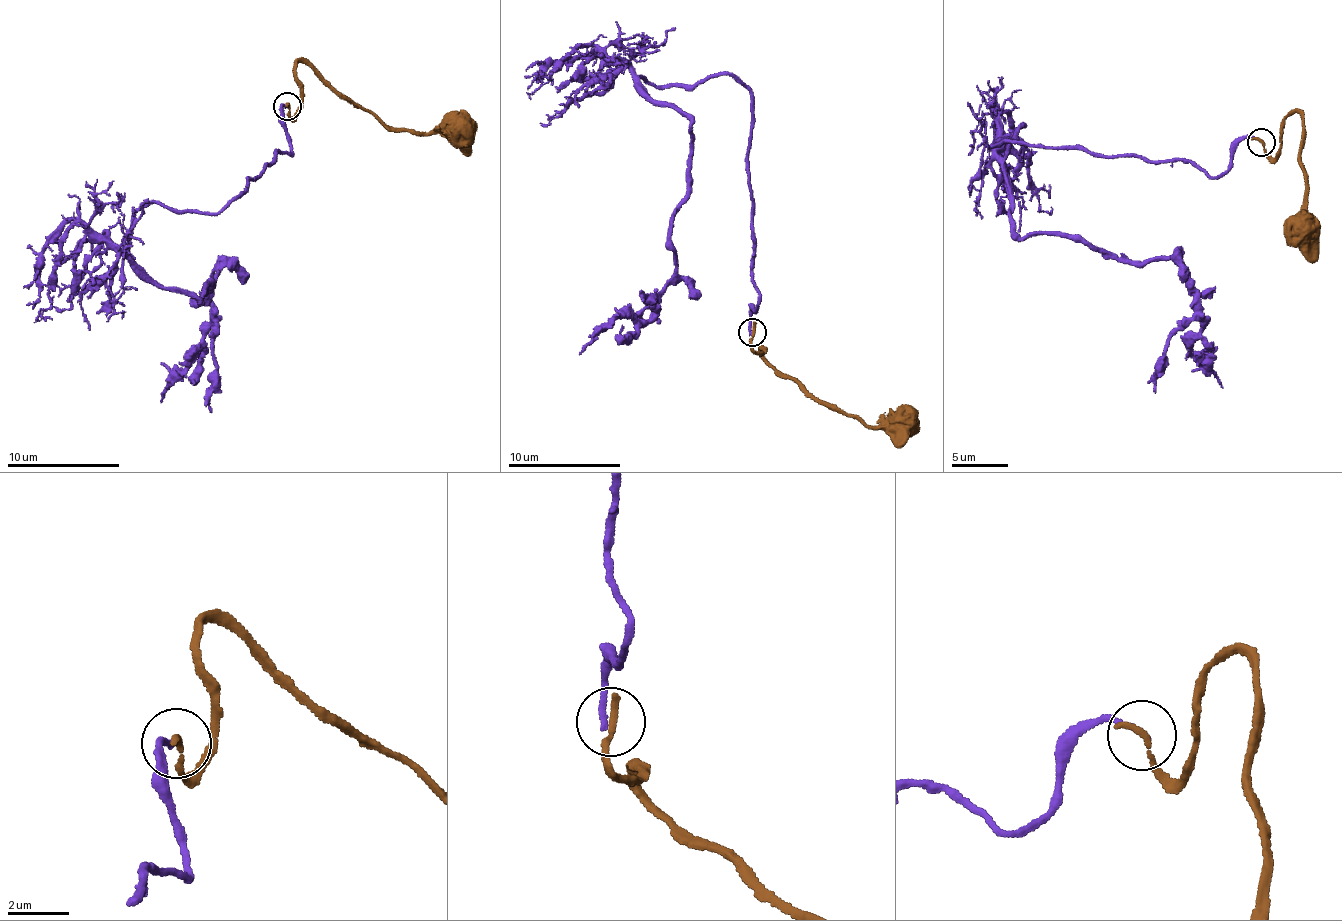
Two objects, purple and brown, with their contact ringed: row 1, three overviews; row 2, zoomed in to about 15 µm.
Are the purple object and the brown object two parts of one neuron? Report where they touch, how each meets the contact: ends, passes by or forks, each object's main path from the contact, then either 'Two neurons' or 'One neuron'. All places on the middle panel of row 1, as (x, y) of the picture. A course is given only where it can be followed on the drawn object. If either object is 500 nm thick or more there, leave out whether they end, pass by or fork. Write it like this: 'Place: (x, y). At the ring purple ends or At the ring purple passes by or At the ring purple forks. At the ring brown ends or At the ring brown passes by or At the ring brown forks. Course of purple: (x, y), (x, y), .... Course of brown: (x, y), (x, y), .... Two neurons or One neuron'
Place: (752, 332). At the ring purple ends. At the ring brown ends. Course of purple: (752, 331), (751, 93), (727, 74), (640, 76), (691, 123), (676, 273), (650, 318), (612, 321), (580, 355). Course of brown: (752, 331), (755, 352), (764, 347), (776, 370), (840, 413), (897, 429), (917, 409). Two neurons

